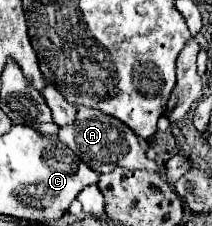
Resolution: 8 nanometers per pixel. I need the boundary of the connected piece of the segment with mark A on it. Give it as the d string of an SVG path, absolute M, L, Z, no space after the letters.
M76 107L76 121L58 131L58 139L66 143L80 161L84 161L96 173L110 173L116 167L124 169L150 169L150 161L144 155L140 139L122 121L112 115L104 115L98 109Z

